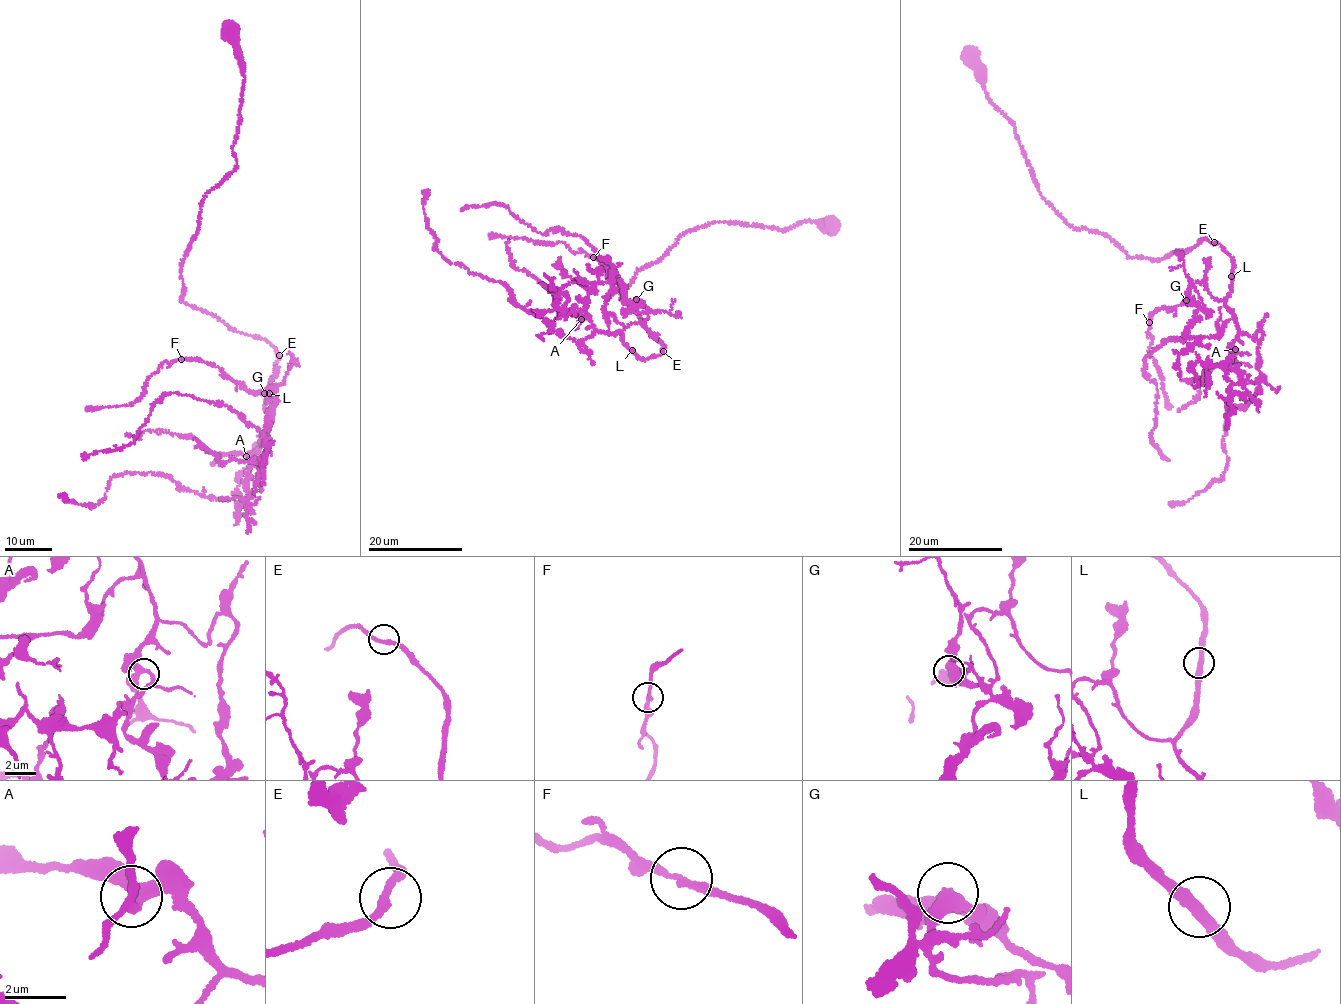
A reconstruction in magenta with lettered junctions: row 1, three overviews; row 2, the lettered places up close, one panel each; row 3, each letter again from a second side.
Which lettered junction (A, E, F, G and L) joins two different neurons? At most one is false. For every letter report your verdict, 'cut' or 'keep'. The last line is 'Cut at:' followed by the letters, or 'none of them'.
A: keep
E: keep
F: keep
G: keep
L: keep
Cut at: none of them

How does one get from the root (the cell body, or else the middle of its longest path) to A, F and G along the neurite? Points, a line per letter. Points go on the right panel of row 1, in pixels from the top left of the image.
A: (1214, 244), (1230, 256), (1233, 265), (1231, 290), (1225, 303), (1238, 328), (1232, 346), (1235, 349)
F: (1214, 244), (1232, 260), (1229, 296), (1217, 300), (1195, 282), (1191, 304), (1158, 308), (1150, 323)
G: (1214, 244), (1232, 260), (1229, 296), (1217, 300), (1204, 283), (1195, 282), (1186, 300)

